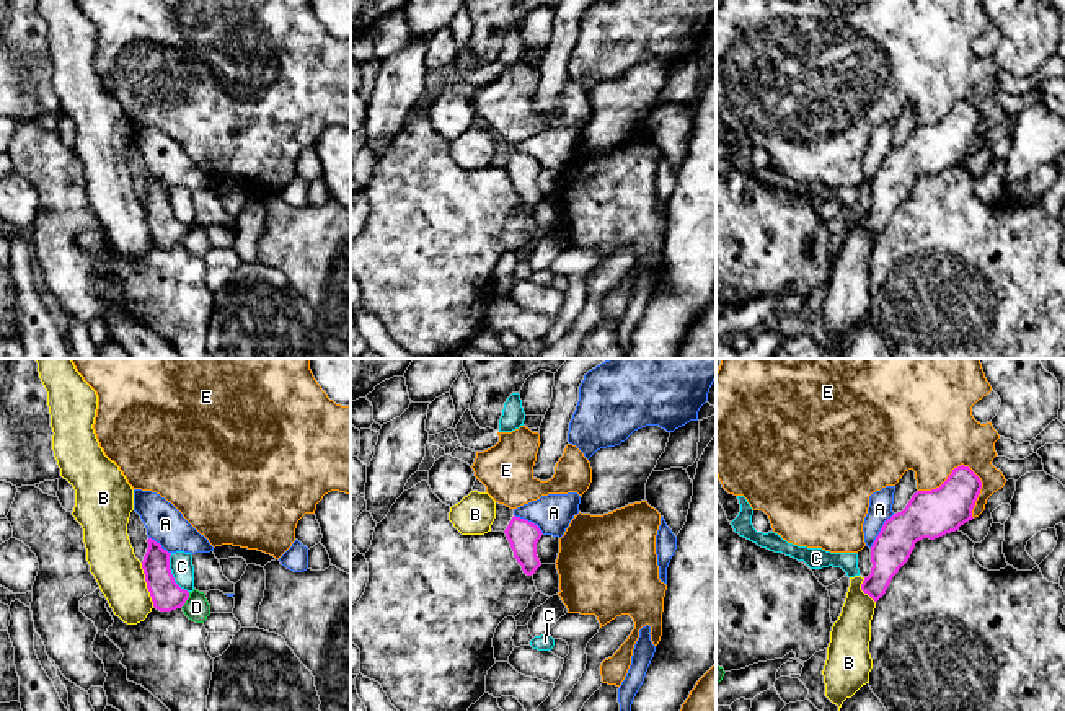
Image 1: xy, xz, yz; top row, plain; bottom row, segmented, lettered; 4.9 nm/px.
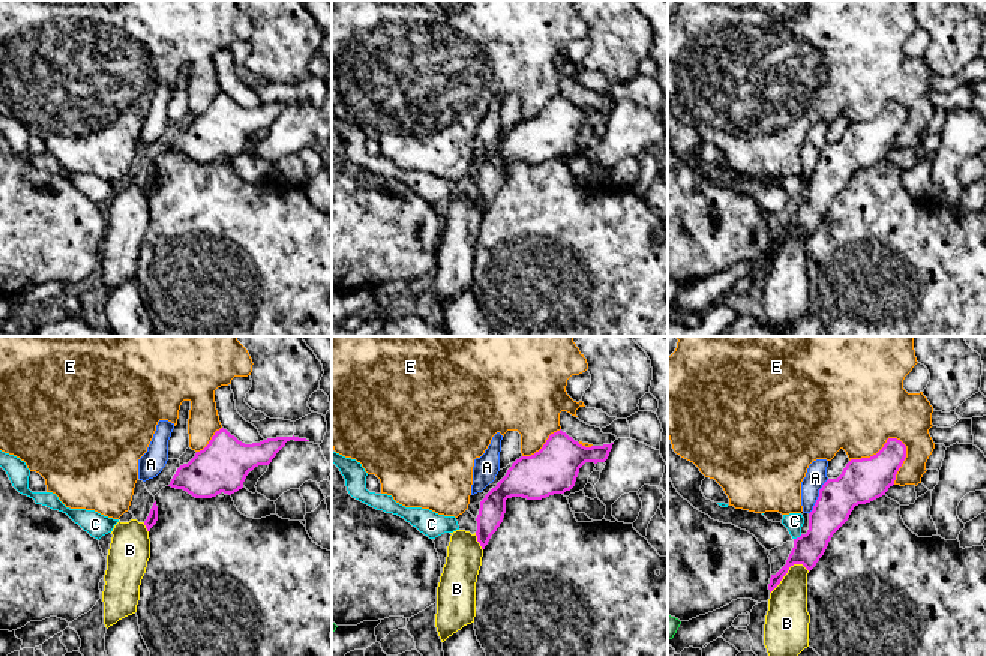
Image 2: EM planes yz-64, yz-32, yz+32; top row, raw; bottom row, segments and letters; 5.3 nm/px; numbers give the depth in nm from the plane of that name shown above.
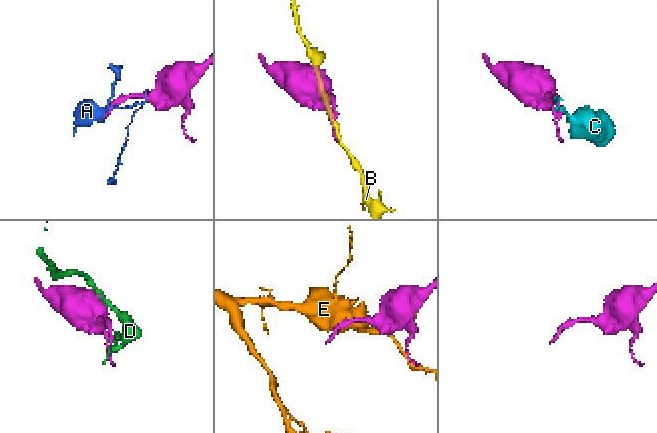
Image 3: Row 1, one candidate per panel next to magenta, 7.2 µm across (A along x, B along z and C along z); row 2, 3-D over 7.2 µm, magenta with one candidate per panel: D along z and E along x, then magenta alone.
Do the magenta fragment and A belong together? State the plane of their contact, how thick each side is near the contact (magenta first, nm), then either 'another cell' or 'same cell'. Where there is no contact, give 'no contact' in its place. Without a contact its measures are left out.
yz | 240/120 nm | another cell

